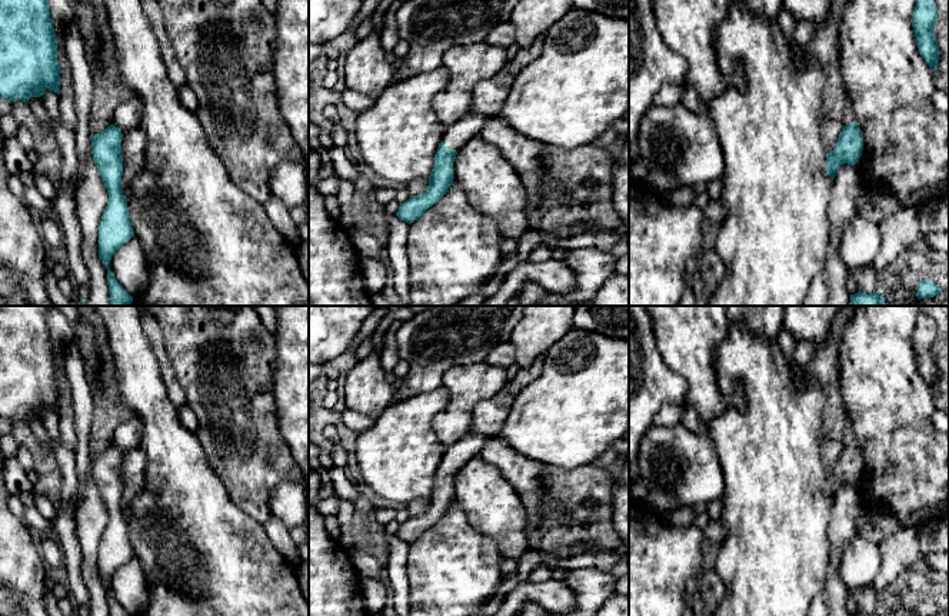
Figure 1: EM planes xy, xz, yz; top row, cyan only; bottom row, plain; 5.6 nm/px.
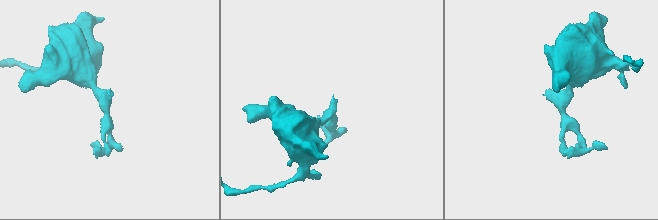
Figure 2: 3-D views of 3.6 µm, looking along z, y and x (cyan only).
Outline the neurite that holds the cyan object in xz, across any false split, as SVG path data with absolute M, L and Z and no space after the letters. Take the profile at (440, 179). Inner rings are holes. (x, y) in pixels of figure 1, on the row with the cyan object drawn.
M467 114L454 124L446 127L442 141L434 154L434 164L429 176L427 189L419 196L410 196L400 203L397 217L406 223L417 220L429 207L436 204L453 184L453 162L460 147L479 136L486 117Z

